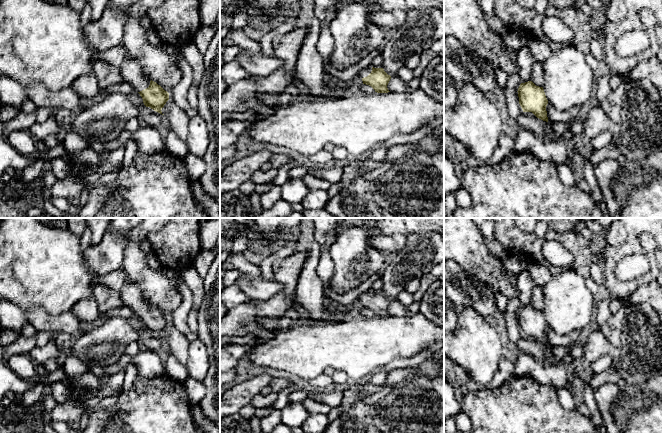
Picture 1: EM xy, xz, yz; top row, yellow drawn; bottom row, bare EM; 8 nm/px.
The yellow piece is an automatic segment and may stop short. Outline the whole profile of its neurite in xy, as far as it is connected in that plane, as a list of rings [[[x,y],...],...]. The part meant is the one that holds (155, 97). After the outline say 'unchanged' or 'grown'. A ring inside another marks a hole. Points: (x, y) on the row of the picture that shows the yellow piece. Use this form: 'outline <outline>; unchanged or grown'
outline [[[127,54],[120,66],[123,81],[131,84],[140,94],[146,107],[162,114],[162,108],[169,100],[169,93],[156,82],[150,80],[144,72],[140,60]]]; grown

